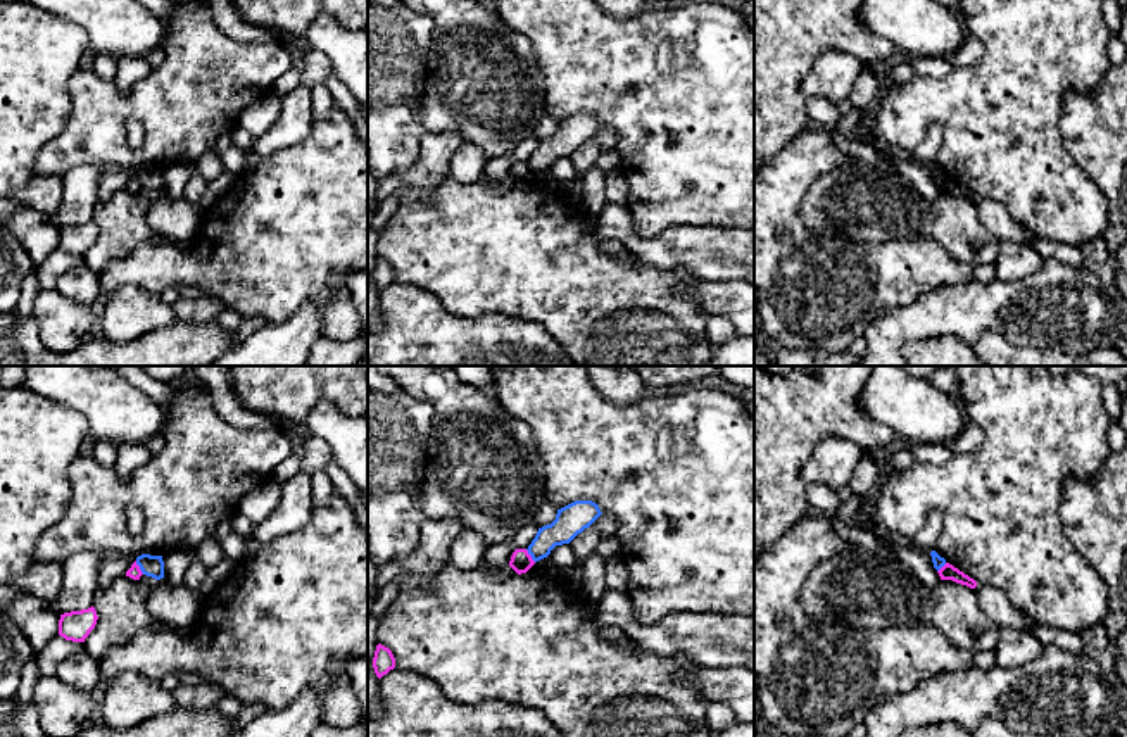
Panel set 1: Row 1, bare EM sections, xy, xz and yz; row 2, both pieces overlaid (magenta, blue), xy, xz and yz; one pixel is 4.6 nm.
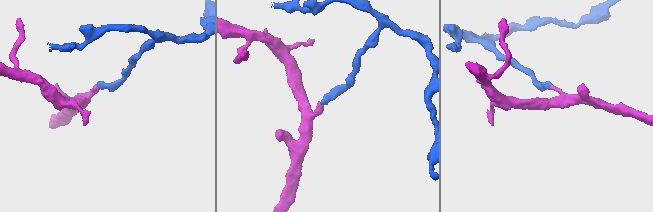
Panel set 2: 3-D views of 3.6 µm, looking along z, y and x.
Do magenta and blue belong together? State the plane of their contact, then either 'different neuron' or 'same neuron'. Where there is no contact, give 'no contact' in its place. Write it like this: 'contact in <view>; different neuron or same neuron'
contact in xy; different neuron

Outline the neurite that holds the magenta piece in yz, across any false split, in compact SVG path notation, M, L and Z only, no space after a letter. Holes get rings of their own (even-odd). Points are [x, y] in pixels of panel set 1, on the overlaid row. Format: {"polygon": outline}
{"polygon": "M946 563L939 571L941 580L953 580L956 583L966 585L970 589L977 587L977 582L954 568L953 564Z"}

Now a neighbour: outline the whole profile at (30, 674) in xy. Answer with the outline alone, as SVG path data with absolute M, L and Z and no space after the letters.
M33 659L33 661L26 663L19 671L19 677L21 677L21 680L19 680L19 689L17 689L16 697L21 701L31 702L35 685L40 678L40 670L38 670L36 661Z

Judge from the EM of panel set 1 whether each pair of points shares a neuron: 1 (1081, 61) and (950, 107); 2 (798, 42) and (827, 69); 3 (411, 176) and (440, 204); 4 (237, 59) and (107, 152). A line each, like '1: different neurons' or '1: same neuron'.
1: same neuron
2: different neurons
3: different neurons
4: same neuron

